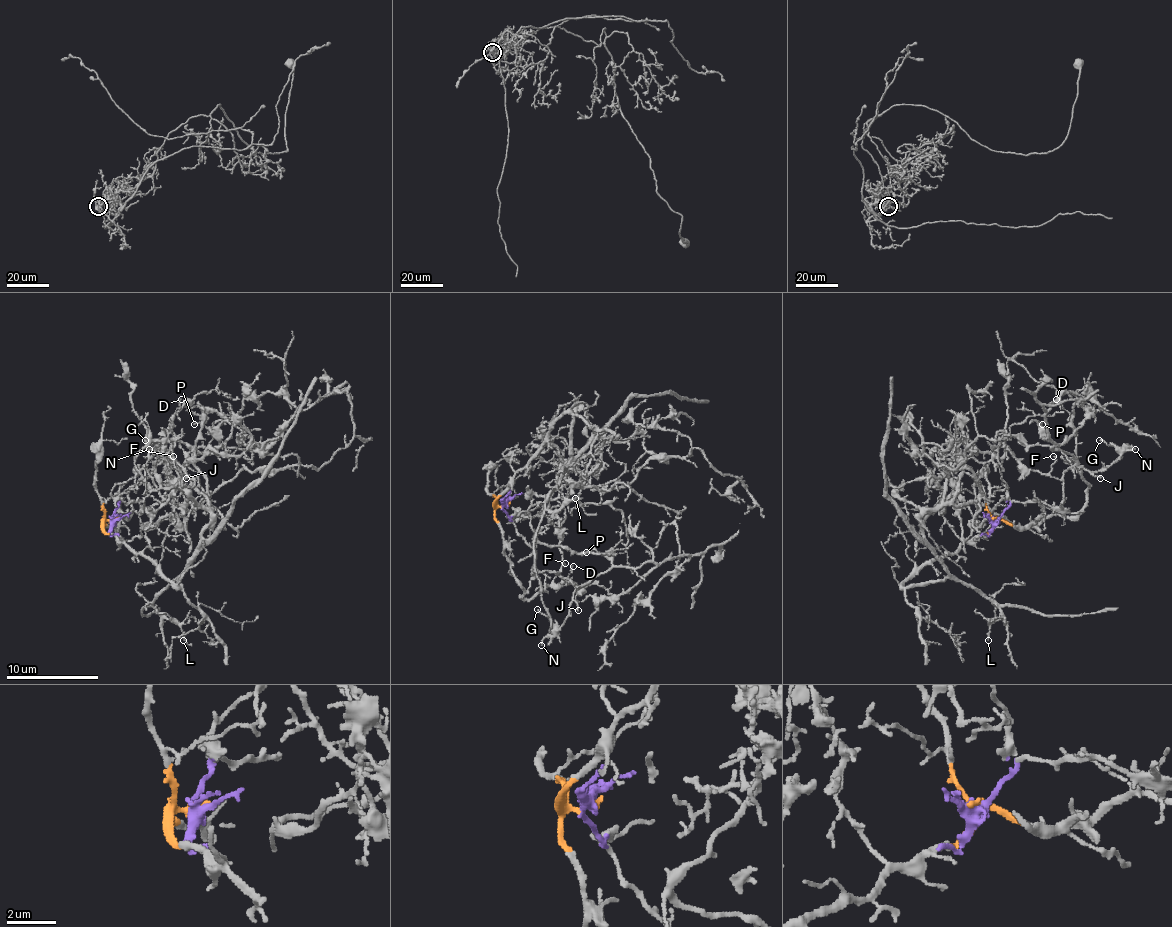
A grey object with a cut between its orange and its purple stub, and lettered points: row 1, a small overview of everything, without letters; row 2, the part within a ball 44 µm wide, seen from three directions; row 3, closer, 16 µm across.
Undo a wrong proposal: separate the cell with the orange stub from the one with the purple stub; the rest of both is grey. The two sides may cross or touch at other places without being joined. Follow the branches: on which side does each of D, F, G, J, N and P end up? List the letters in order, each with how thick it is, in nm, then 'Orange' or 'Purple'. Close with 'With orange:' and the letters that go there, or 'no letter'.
D: Thickness 110 nm. Orange
F: Thickness 120 nm. Purple
G: Thickness 140 nm. Purple
J: Thickness 130 nm. Purple
N: Thickness 130 nm. Purple
P: Thickness 90 nm. Purple
With orange: D

